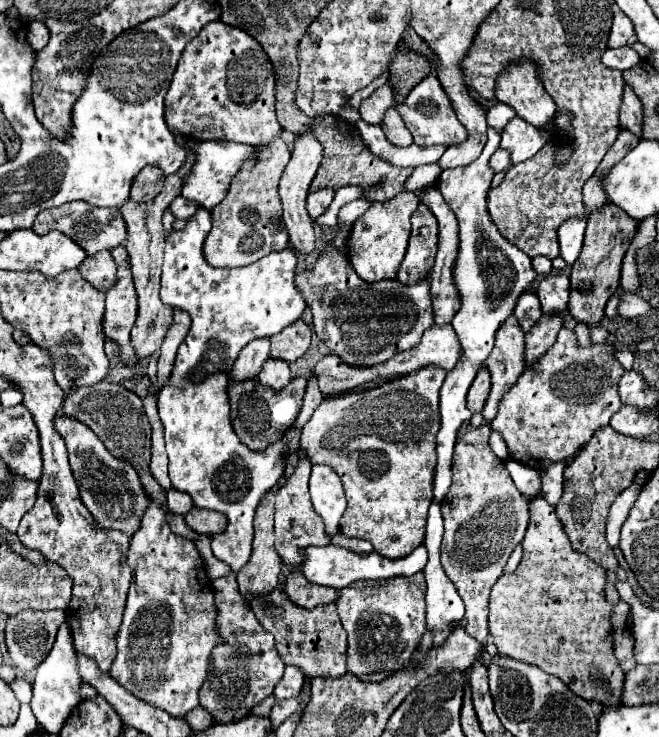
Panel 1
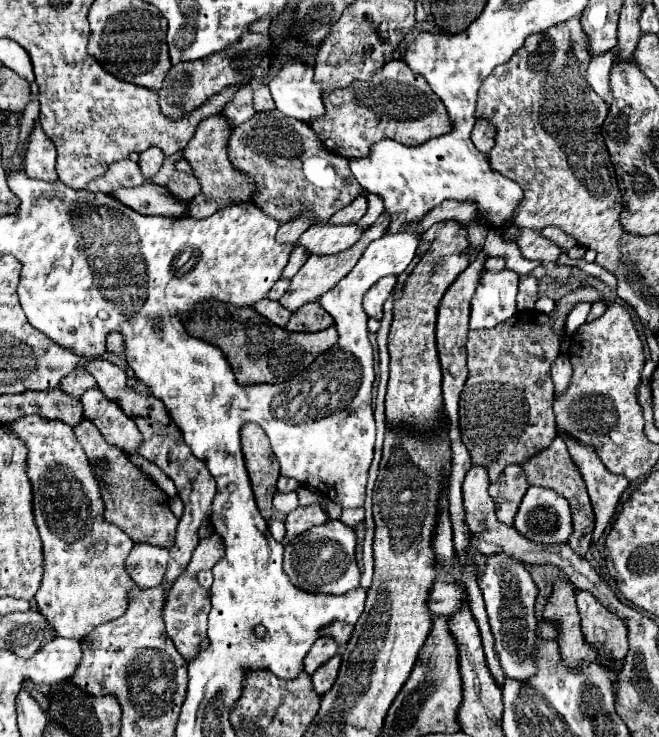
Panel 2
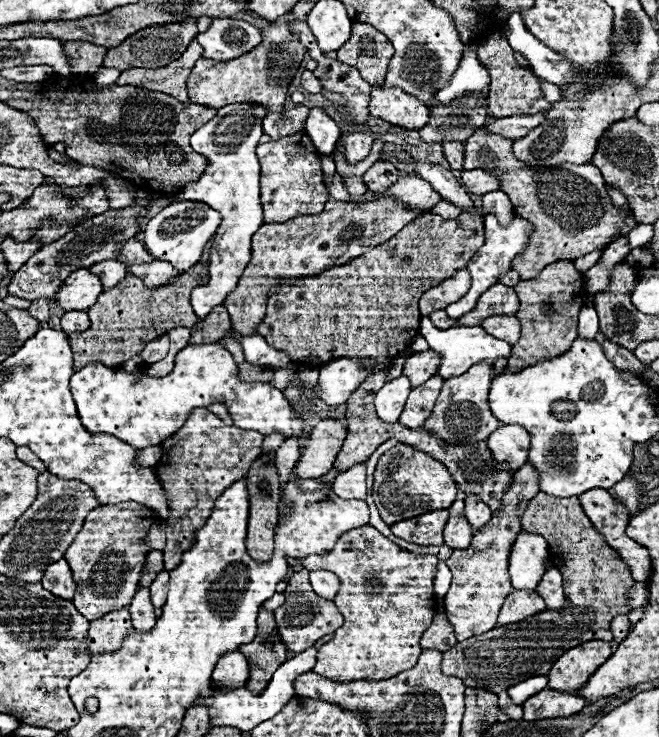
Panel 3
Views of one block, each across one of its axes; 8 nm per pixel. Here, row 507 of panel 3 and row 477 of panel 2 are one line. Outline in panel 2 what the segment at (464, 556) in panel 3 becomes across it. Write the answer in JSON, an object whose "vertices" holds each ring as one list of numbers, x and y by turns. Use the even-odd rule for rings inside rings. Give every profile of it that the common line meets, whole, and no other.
{"vertices":[[518,464,506,466,500,480,490,484,490,496,496,504,496,516,500,522,512,524,514,514,528,488,530,488,530,484,524,476,524,470]]}

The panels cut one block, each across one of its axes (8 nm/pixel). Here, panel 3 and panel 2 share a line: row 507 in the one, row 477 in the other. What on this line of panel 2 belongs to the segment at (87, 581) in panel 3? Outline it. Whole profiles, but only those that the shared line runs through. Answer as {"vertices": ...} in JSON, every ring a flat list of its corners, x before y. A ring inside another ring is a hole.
{"vertices":[[82,420,74,428,74,432,76,432,78,442,86,450,90,464,94,464,94,460,98,460,98,458,106,458,110,462,108,472,100,472,96,466,92,466,100,480,100,488,102,488,104,518,110,524,116,524,118,528,122,528,132,538,132,542,144,542,144,544,170,548,174,544,178,518,170,512,168,496,164,492,160,492,152,480,144,478,144,474,138,468,132,468,132,462,124,456,124,452,120,448,108,444,90,420]]}

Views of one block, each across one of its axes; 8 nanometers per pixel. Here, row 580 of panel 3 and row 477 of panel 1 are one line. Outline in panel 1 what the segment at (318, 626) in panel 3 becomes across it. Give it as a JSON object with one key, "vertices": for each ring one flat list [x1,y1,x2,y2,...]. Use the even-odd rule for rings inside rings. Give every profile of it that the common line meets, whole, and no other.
{"vertices":[[302,458,298,466,294,468,294,474,286,478,286,484,276,492,276,514,274,514,274,532,276,542,274,548,282,562,294,570,302,570,302,552,308,546,326,546,330,542,330,536,324,530,322,518,316,514,310,492,308,492,308,478,310,478,312,462,308,458]]}

